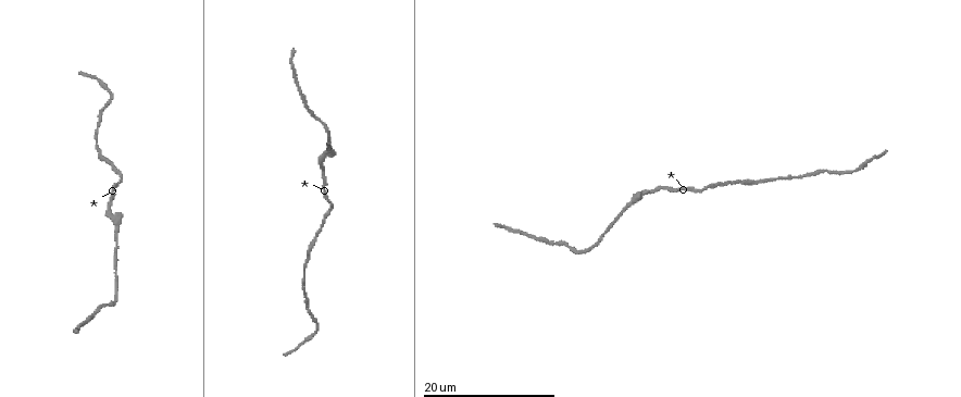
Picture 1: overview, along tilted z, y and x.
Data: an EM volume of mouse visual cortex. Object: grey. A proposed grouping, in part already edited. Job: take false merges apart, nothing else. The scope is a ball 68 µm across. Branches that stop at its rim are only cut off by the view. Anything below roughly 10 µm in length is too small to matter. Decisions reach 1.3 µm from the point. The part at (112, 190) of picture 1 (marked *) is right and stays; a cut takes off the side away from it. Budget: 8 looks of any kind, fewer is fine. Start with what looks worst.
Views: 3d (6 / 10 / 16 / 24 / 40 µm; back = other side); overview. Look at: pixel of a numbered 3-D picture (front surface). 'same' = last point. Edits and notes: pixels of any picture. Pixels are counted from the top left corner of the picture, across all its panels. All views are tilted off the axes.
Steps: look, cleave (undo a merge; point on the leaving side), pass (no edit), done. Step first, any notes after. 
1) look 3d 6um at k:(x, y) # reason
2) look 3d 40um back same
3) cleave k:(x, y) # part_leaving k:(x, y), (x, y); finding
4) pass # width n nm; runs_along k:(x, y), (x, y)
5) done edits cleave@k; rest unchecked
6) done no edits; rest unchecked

look 3d 16um at 1:(539, 237) # sudden change in width

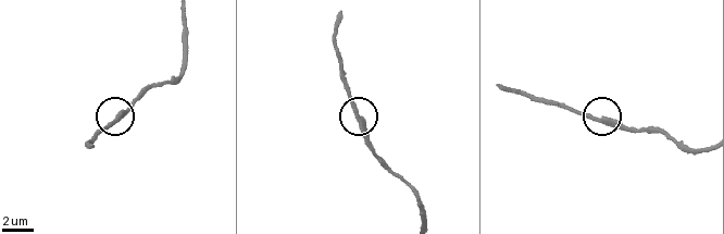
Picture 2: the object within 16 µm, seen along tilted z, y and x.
look 3d 10um at 2:(359, 116)

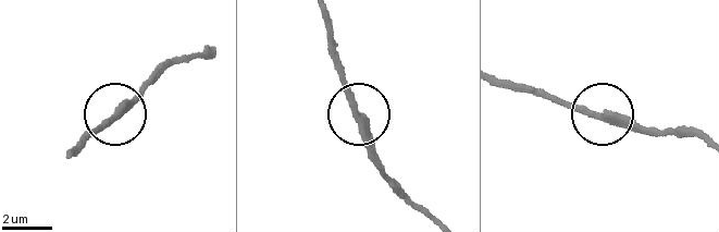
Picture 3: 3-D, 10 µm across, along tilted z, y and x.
pass # runs_along 3:(426, 216), (384, 170), (338, 61); one cell here

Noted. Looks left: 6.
look 3d 16um at 1:(116, 234) # thick turns thin

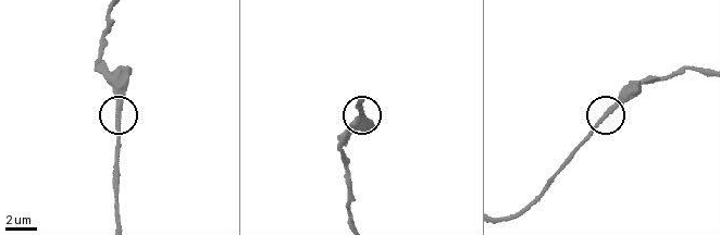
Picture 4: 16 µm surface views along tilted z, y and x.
look 3d 10um at 4:(118, 116)

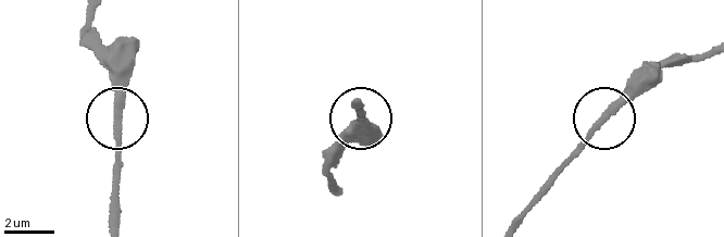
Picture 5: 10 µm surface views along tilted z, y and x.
pass # width 260 nm; runs_along 5:(91, 15), (90, 44), (112, 80), (119, 121), (116, 198); all the same cell

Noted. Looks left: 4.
look 3d 16um at 1:(737, 181) # thick turns thin

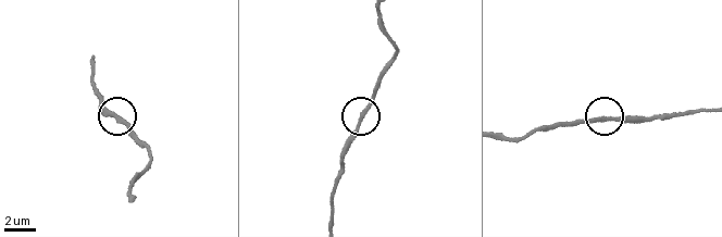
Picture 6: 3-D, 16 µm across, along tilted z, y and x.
look 3d 6um at 6:(609, 118)

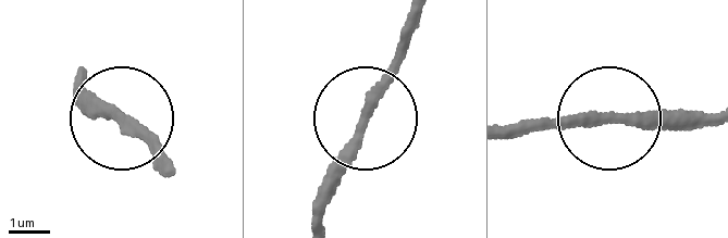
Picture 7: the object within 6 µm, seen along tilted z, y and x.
pass # continuous, no second cell

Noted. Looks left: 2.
look 3d 24um at 1:(97, 145) # calibre changes

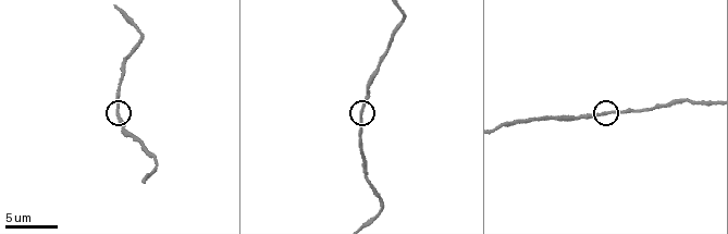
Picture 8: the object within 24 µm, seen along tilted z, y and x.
look 3d 10um at 8:(602, 115)

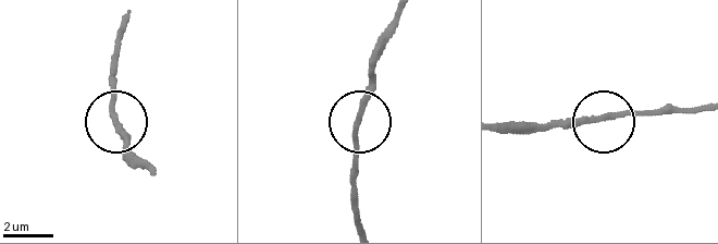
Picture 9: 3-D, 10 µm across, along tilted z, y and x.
pass # runs_along 9:(152, 166), (127, 149), (112, 111), (114, 85); continuous, no second cell

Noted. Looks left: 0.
done no edits; rest unchecked

